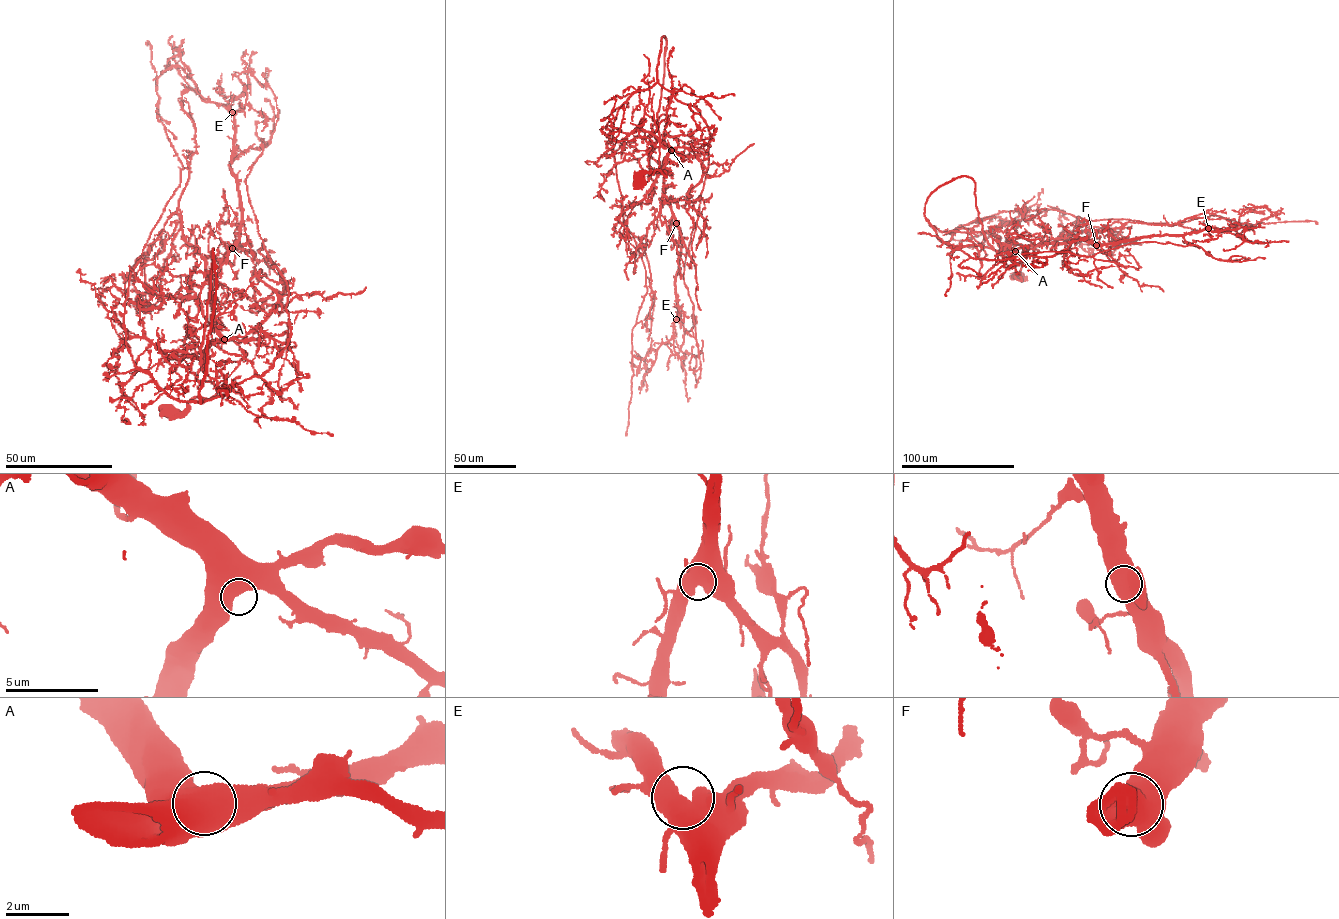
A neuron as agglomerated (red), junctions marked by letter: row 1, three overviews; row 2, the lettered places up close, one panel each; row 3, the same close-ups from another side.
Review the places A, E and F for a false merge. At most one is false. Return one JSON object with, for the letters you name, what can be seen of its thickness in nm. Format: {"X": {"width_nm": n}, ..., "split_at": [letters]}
{"split_at": []}

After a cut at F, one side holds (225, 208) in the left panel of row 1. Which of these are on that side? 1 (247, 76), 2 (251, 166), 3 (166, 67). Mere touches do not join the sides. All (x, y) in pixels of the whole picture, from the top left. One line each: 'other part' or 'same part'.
1: same part
2: other part
3: same part

